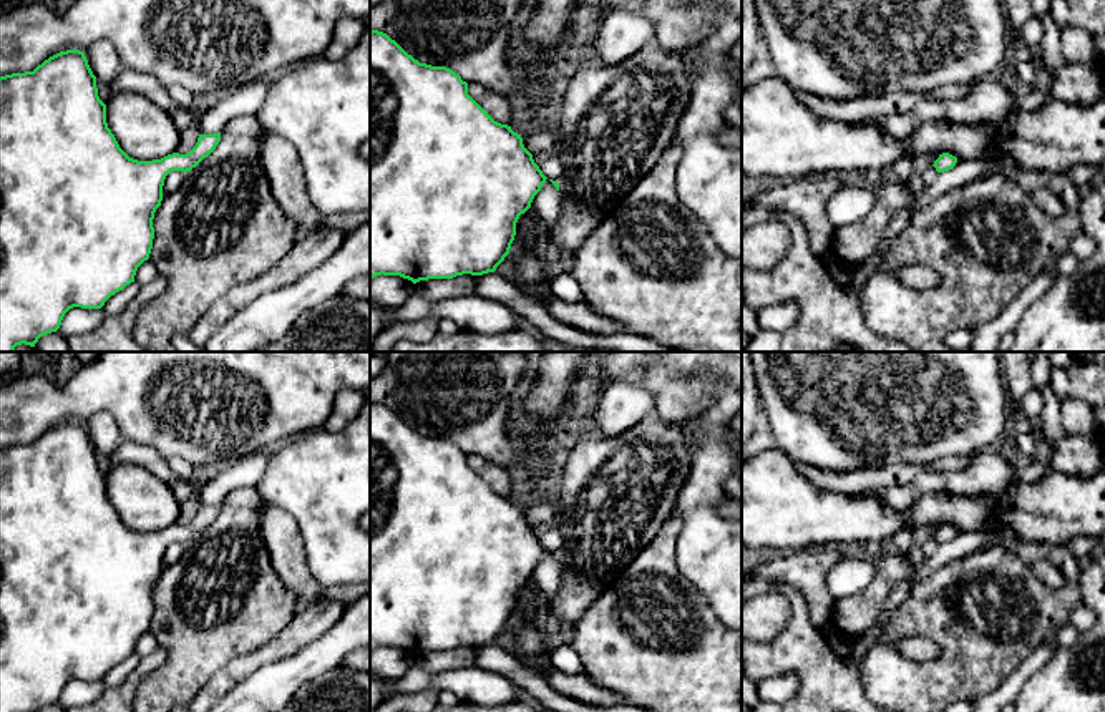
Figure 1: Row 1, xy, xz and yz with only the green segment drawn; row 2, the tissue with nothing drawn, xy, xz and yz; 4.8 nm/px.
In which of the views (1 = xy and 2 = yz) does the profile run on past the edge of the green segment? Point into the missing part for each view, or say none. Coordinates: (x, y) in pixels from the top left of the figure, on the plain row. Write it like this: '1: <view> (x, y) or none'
1: none
2: none

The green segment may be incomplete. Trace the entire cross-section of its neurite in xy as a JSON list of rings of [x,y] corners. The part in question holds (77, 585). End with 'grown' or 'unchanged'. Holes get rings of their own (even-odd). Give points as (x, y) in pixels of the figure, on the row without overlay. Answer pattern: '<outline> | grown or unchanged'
[[[80,422],[60,423],[33,443],[0,448],[0,712],[38,712],[56,704],[70,680],[101,680],[111,667],[134,654],[138,639],[149,631],[153,621],[153,591],[163,573],[166,548],[171,543],[191,543],[216,521],[219,513],[221,505],[199,506],[196,518],[186,526],[173,524],[153,533],[129,529],[108,500],[106,476],[98,468],[96,448]]] | unchanged

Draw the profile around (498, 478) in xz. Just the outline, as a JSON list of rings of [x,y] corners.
[[[468,456],[468,466],[498,495],[511,496],[514,483],[506,468],[494,465],[483,456]]]

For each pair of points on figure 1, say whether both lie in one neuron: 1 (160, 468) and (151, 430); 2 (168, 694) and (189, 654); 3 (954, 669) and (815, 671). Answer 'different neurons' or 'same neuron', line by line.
1: different neurons
2: same neuron
3: different neurons

